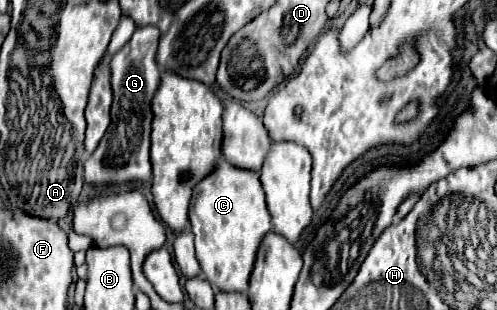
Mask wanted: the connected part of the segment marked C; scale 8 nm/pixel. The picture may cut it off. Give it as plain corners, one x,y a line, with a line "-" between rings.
221,159
219,167
195,189
195,203
191,203
191,231
195,235
195,249
203,275
213,287
219,291
245,293
257,249
271,231
271,215
265,205
259,173
235,171
235,167
227,167

